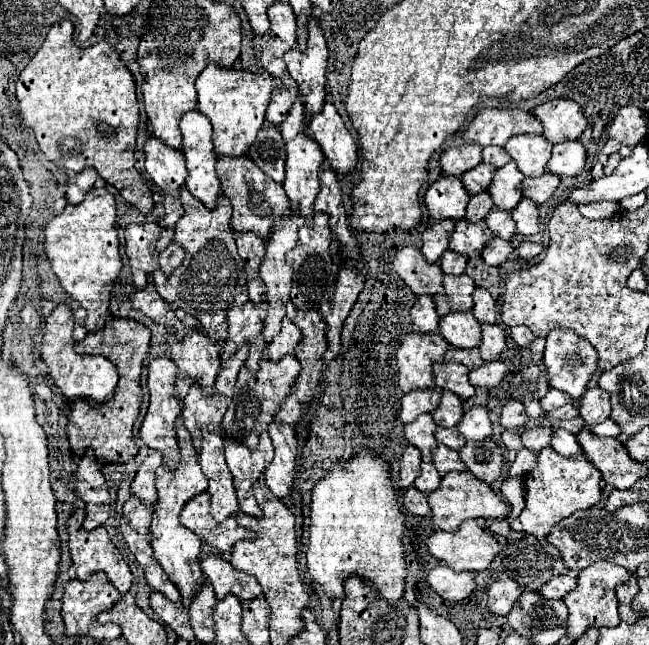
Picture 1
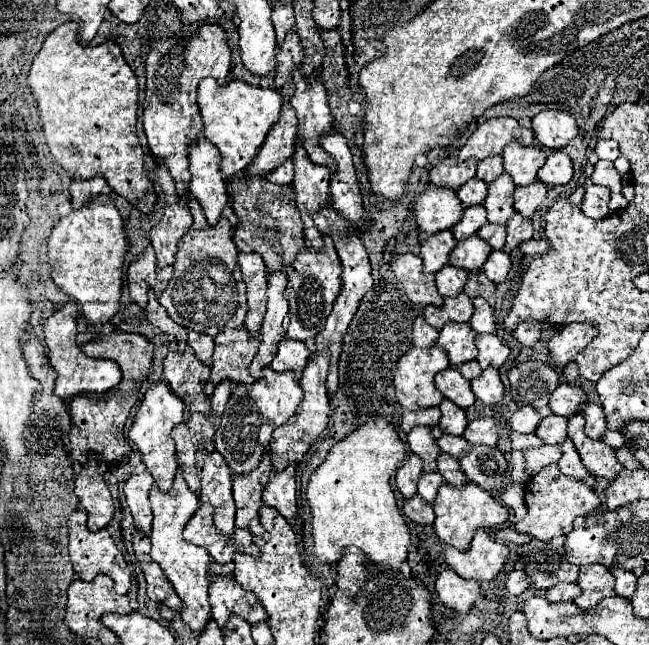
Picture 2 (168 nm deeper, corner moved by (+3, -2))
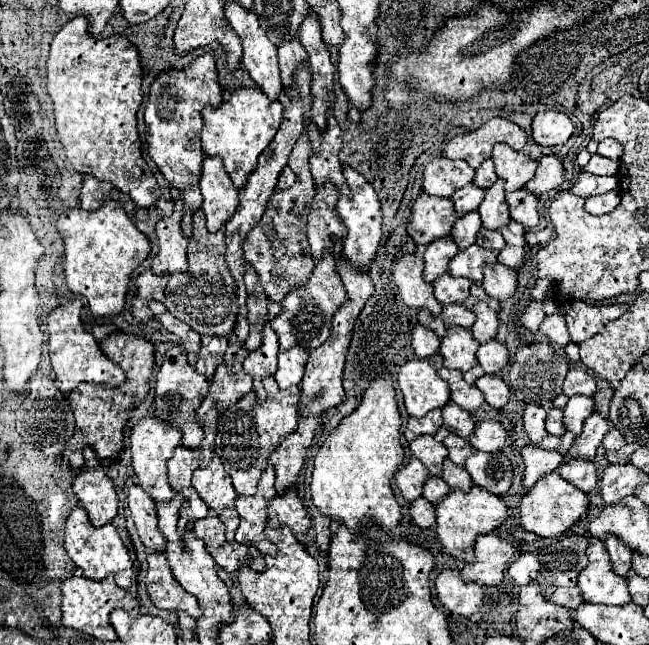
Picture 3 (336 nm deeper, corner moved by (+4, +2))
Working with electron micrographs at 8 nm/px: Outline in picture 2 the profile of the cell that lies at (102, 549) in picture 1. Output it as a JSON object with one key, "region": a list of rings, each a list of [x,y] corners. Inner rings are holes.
{"region":[[[75,511],[69,517],[69,537],[71,537],[71,553],[73,553],[73,569],[75,573],[83,579],[83,581],[93,581],[95,575],[109,575],[115,581],[117,593],[125,595],[131,587],[131,571],[129,565],[125,563],[121,551],[117,549],[113,537],[107,533],[107,529],[101,529],[97,533],[87,529],[87,519],[85,519],[85,511]],[[79,517],[79,519],[75,519]]]}

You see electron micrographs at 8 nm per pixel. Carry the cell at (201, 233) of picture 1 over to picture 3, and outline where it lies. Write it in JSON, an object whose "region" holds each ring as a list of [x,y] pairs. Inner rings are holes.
{"region":[[[198,209],[194,211],[194,231],[192,231],[192,239],[188,243],[188,271],[186,273],[176,273],[174,279],[170,275],[170,281],[166,285],[166,309],[178,317],[180,321],[184,321],[186,325],[190,325],[196,333],[200,335],[222,335],[228,337],[234,331],[236,319],[238,319],[238,297],[236,297],[236,281],[230,275],[230,269],[226,265],[226,245],[224,245],[224,229],[210,233],[206,229],[206,219],[204,213]]]}

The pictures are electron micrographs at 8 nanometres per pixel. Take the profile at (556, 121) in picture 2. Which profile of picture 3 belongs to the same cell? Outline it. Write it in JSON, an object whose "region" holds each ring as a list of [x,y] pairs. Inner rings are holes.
{"region":[[[544,111],[536,113],[532,119],[532,137],[538,145],[552,147],[568,141],[574,133],[574,123],[568,115],[558,111]]]}

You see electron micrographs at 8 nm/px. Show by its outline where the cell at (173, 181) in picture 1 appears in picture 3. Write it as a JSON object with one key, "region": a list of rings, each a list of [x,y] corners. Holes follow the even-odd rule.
{"region":[[[182,197],[174,199],[174,211],[168,217],[162,217],[156,223],[156,237],[158,237],[158,253],[152,259],[152,273],[176,273],[186,271],[186,247],[188,239],[182,235],[180,219],[182,219]]]}

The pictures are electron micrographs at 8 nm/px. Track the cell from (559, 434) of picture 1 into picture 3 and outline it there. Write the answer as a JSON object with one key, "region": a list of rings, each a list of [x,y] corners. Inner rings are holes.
{"region":[[[570,459],[570,461],[564,461],[560,467],[558,467],[558,473],[572,485],[576,485],[578,489],[582,491],[592,491],[598,483],[598,477],[596,477],[596,467],[592,461],[582,461],[582,459]]]}

